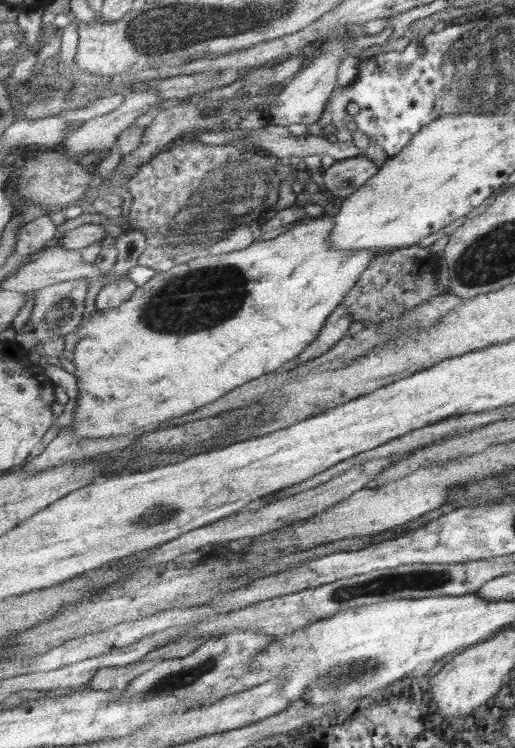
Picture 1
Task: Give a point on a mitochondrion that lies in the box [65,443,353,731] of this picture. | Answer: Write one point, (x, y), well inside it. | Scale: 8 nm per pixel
(157, 514)

